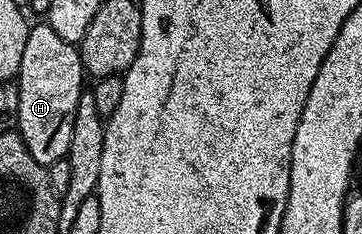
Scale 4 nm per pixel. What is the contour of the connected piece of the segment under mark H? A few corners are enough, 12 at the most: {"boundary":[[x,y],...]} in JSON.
{"boundary":[[29,26],[19,131],[43,167],[65,158],[85,90],[80,48]]}

